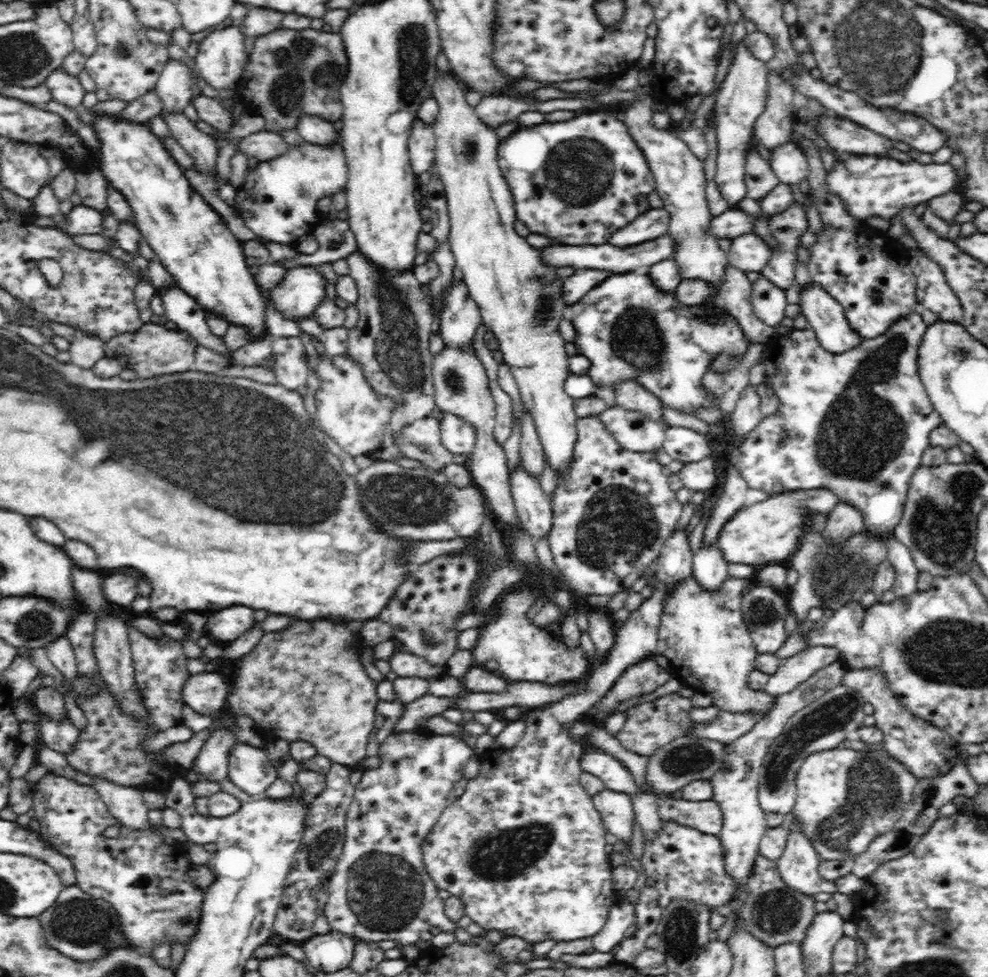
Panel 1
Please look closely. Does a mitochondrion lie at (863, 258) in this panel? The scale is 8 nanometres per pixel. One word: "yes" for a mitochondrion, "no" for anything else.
no

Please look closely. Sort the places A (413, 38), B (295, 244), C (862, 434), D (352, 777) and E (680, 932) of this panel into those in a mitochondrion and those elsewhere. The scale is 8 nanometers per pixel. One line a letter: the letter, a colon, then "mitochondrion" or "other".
A: mitochondrion
B: other
C: mitochondrion
D: other
E: mitochondrion

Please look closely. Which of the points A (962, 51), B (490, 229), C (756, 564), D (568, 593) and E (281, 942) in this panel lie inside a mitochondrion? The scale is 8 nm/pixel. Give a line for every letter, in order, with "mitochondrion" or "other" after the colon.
A: other
B: other
C: other
D: other
E: other

